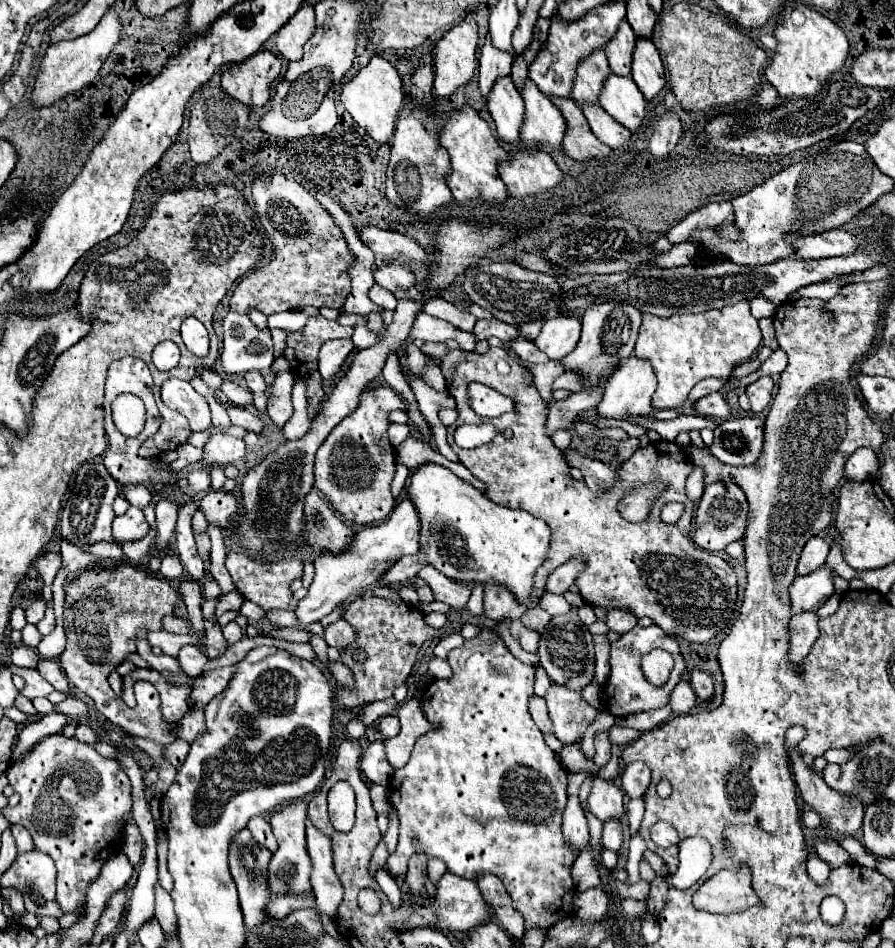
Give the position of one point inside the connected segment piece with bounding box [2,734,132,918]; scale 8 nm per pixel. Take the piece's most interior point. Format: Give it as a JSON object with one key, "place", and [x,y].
{"place":[72,800]}

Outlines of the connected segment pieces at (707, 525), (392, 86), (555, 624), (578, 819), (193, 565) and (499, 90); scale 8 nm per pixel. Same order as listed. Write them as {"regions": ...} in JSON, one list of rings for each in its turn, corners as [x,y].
{"regions":[[[[714,482],[704,488],[704,494],[700,498],[698,510],[696,510],[696,522],[694,522],[694,542],[708,550],[708,552],[720,552],[730,542],[742,540],[746,534],[746,518],[748,518],[748,500],[746,494],[734,484],[734,482]]],[[[374,56],[368,62],[368,66],[360,68],[360,72],[342,86],[340,100],[344,108],[352,114],[352,118],[360,124],[360,128],[364,128],[374,140],[386,140],[386,144],[392,142],[404,92],[402,92],[402,82],[398,78],[398,72],[390,62],[384,62],[384,58]]],[[[574,608],[566,616],[552,618],[552,624],[548,624],[548,628],[542,632],[538,656],[540,656],[540,666],[546,670],[550,680],[558,686],[564,686],[574,692],[582,692],[594,680],[592,634],[582,626]]],[[[582,774],[568,776],[568,804],[566,804],[564,814],[562,814],[564,840],[570,846],[574,846],[578,854],[588,846],[588,840],[590,840],[588,822],[586,822],[586,816],[584,816],[580,802],[578,802],[578,788],[580,788],[582,780],[584,780]]],[[[186,502],[180,504],[178,508],[178,520],[176,520],[176,550],[178,550],[178,558],[184,564],[186,572],[194,578],[194,580],[202,580],[204,578],[204,562],[198,556],[196,550],[196,542],[192,536],[192,516],[196,512],[196,502]]],[[[510,76],[498,80],[488,96],[488,110],[494,118],[498,138],[506,144],[520,142],[520,128],[524,124],[524,102]]]]}

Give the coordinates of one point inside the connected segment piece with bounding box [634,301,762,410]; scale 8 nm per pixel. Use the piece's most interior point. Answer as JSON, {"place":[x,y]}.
{"place":[683,350]}

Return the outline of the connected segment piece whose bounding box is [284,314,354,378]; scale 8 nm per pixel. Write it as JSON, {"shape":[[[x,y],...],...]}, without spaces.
{"shape":[[[314,316],[304,330],[286,336],[284,358],[290,362],[290,372],[298,378],[318,370],[318,352],[324,338],[350,338],[354,328],[344,328],[340,322],[330,322],[324,316]]]}

